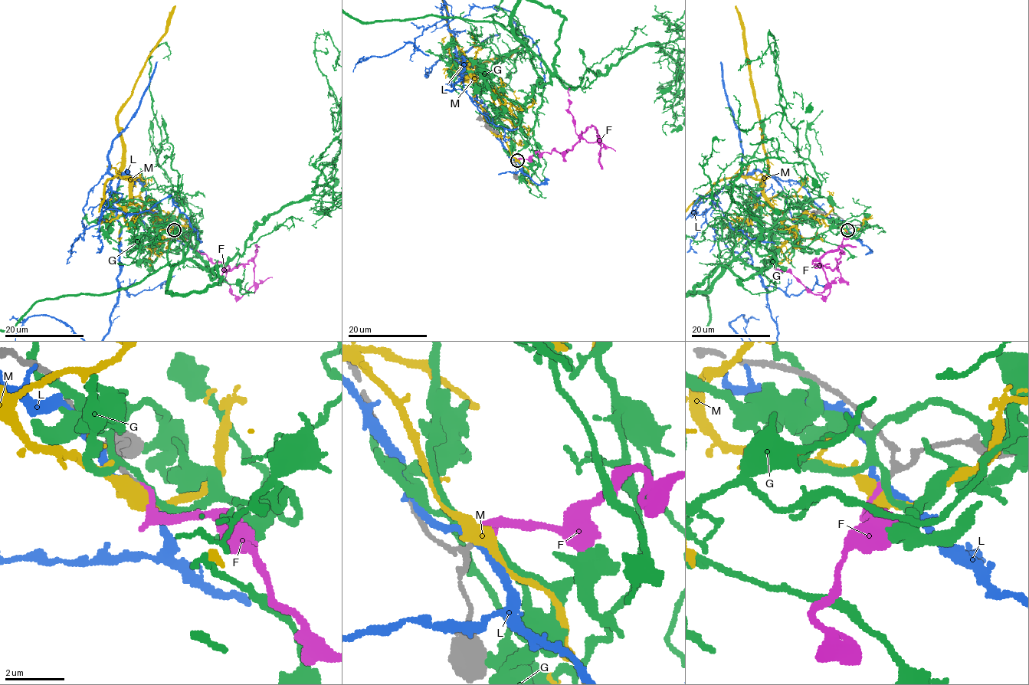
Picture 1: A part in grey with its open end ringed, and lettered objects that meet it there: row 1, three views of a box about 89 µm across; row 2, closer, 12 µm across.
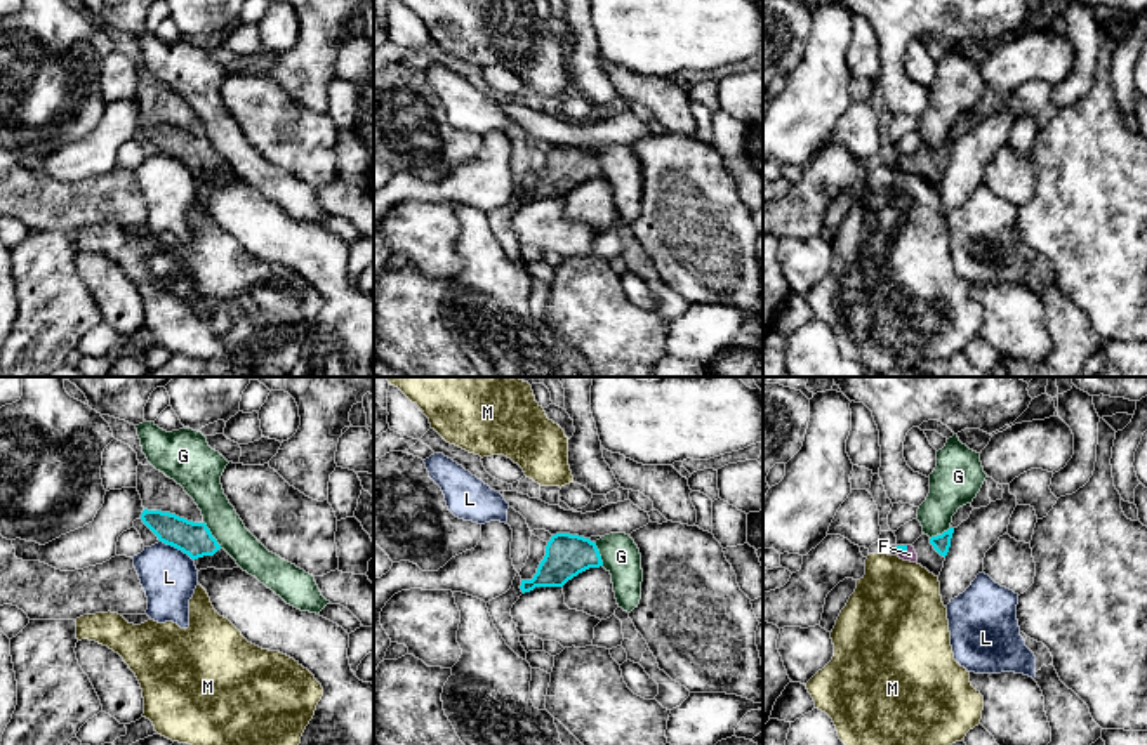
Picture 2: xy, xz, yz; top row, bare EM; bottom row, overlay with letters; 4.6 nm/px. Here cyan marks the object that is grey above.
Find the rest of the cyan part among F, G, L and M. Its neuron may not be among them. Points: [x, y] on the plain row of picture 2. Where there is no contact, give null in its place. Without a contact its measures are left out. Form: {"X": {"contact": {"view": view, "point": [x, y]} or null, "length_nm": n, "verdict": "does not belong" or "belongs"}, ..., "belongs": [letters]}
{"F": {"contact": {"view": "yz", "point": [902, 162]}, "length_nm": 70, "verdict": "belongs"}, "G": {"contact": {"view": "xy", "point": [211, 146]}, "length_nm": 150, "verdict": "does not belong"}, "L": {"contact": {"view": "xy", "point": [176, 158]}, "length_nm": 180, "verdict": "does not belong"}, "M": {"contact": null, "verdict": "does not belong"}, "belongs": ["F"]}

